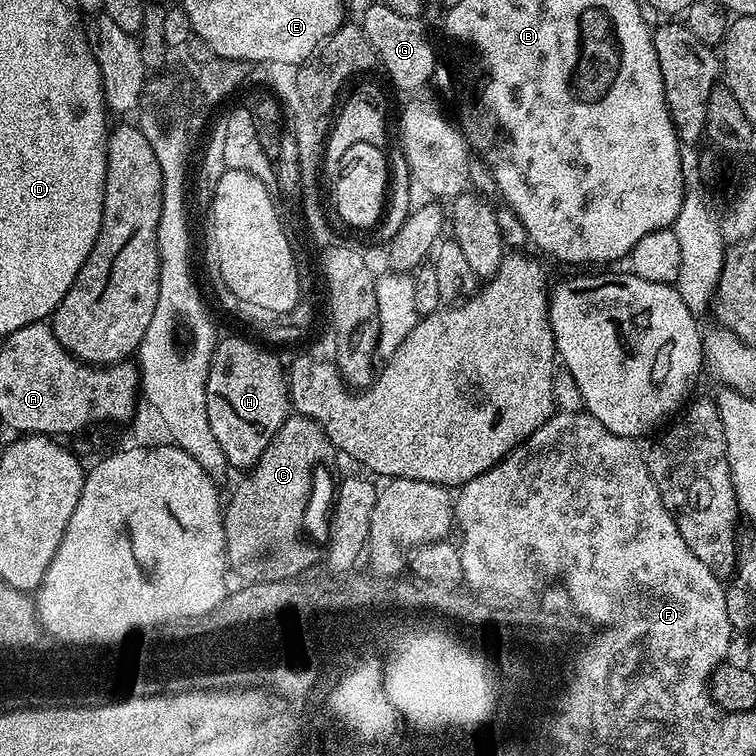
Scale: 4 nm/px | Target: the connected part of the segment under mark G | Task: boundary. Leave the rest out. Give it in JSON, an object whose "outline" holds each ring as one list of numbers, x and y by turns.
{"outline":[[382,2,372,3,363,12,362,20,362,29,376,51,379,67,388,71,393,86,401,88,407,94,419,93,423,89,420,87,431,81,438,63,436,52,432,49,432,40,428,37,427,30,419,24,421,21,415,16,398,14]]}

